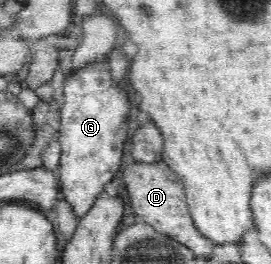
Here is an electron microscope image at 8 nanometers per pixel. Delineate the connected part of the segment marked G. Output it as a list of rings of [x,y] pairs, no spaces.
[[[108,60],[104,62],[95,62],[69,73],[66,77],[63,95],[65,103],[61,106],[60,126],[58,139],[62,152],[59,160],[59,180],[61,181],[61,196],[64,197],[67,204],[72,205],[75,216],[80,218],[86,216],[90,211],[91,205],[98,200],[98,195],[105,190],[108,181],[112,180],[117,172],[122,168],[120,160],[125,154],[126,120],[130,114],[130,104],[128,96],[122,88],[114,84],[114,79],[110,76],[111,64]]]

